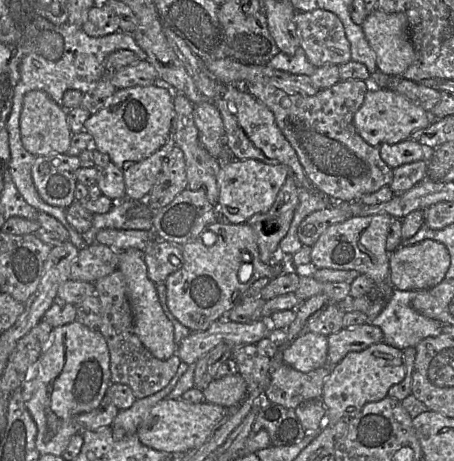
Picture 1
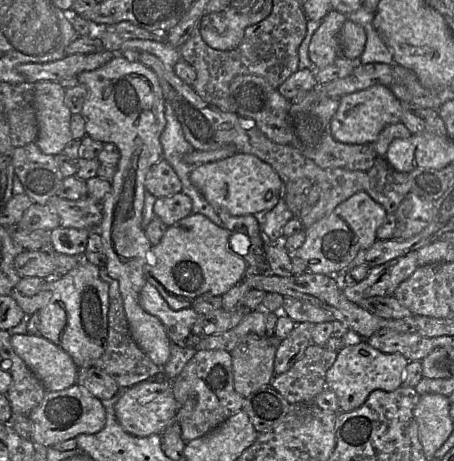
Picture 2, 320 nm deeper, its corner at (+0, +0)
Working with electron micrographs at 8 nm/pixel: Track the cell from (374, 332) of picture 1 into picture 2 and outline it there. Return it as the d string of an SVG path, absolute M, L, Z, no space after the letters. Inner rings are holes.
M394 331L372 335L367 342L383 353L401 353L409 361L421 361L437 347L431 338Z

